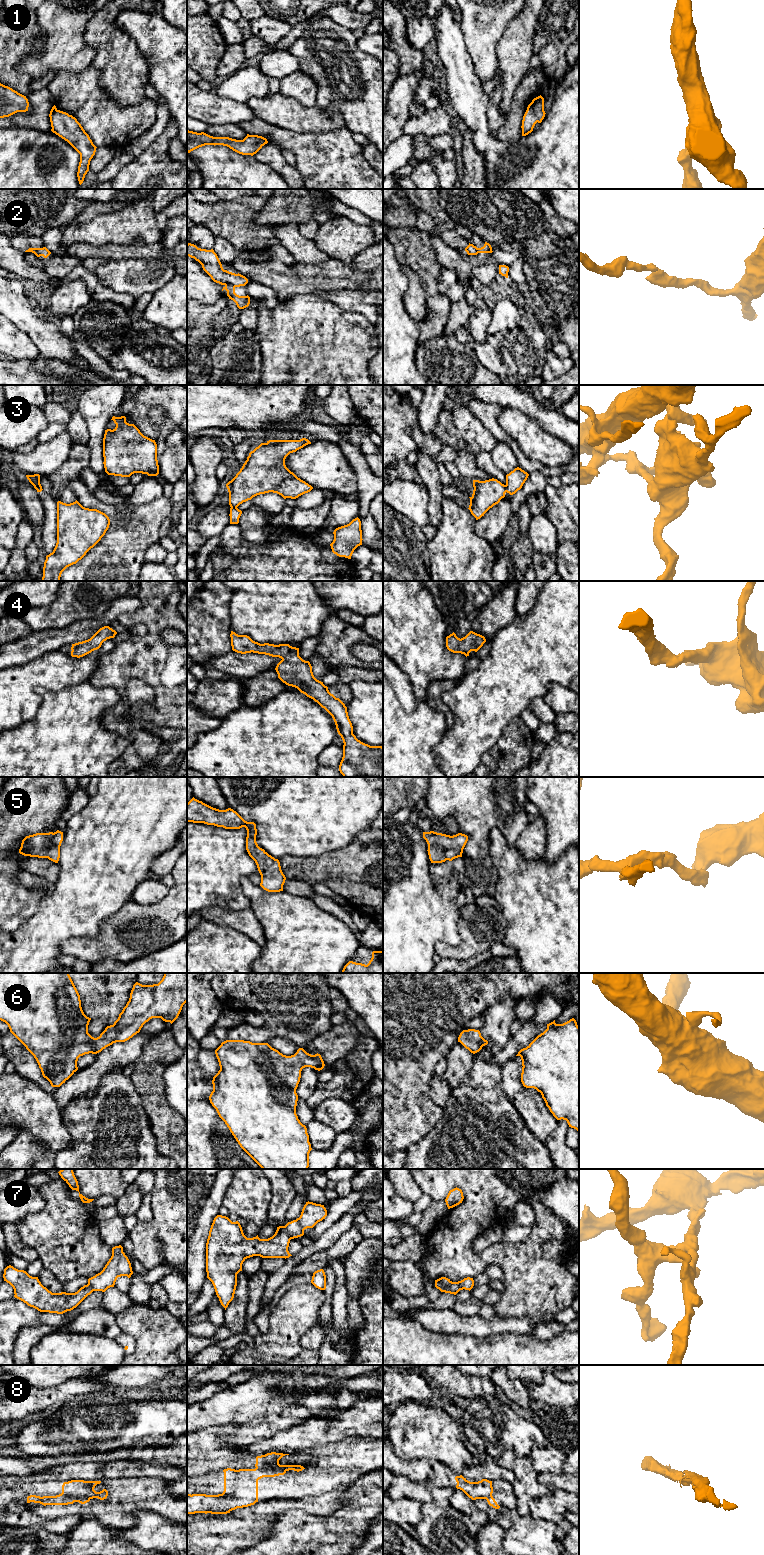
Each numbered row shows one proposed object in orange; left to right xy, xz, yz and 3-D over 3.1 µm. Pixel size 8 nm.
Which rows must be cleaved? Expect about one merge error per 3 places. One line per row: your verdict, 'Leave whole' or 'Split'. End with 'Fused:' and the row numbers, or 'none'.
1: Leave whole
2: Split
3: Split
4: Leave whole
5: Leave whole
6: Leave whole
7: Split
8: Split
Fused: 2, 3, 7, 8

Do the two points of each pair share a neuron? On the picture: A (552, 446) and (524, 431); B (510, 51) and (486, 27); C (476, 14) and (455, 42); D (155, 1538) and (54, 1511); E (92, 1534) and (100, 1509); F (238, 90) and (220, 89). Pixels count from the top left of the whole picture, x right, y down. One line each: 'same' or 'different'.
A: same
B: different
C: different
D: different
E: different
F: same

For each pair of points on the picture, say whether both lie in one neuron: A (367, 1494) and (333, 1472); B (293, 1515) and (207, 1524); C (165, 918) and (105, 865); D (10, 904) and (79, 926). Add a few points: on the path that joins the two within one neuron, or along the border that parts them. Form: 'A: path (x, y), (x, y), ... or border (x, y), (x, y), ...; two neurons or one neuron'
A: border (372, 1471), (360, 1476), (350, 1486); two neurons
B: border (299, 1509), (283, 1511), (276, 1518), (274, 1524); two neurons
C: border (130, 898), (113, 914); two neurons
D: border (44, 894), (38, 904), (38, 909), (18, 928); two neurons

